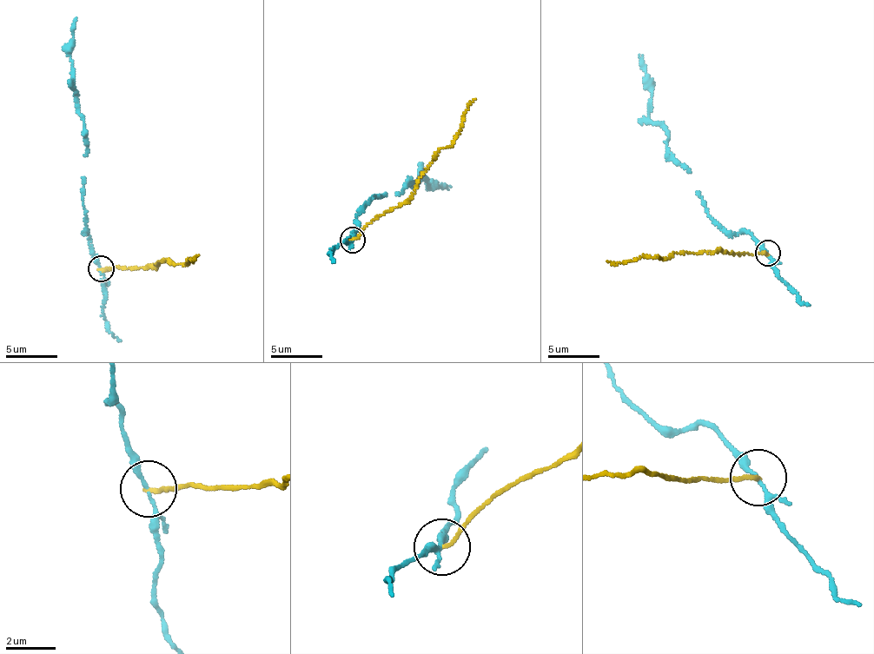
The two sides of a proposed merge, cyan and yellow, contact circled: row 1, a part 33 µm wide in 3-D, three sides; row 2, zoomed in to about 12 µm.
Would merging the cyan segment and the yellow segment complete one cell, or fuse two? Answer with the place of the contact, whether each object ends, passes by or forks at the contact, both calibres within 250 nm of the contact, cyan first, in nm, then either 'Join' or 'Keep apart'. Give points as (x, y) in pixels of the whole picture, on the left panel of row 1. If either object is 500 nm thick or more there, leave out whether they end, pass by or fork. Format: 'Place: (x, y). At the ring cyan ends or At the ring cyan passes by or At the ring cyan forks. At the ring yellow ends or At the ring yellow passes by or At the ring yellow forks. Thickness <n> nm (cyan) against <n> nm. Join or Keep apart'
Place: (101, 268). At the ring cyan passes by. At the ring yellow ends. Thickness 140 nm (cyan) against 160 nm. Keep apart

